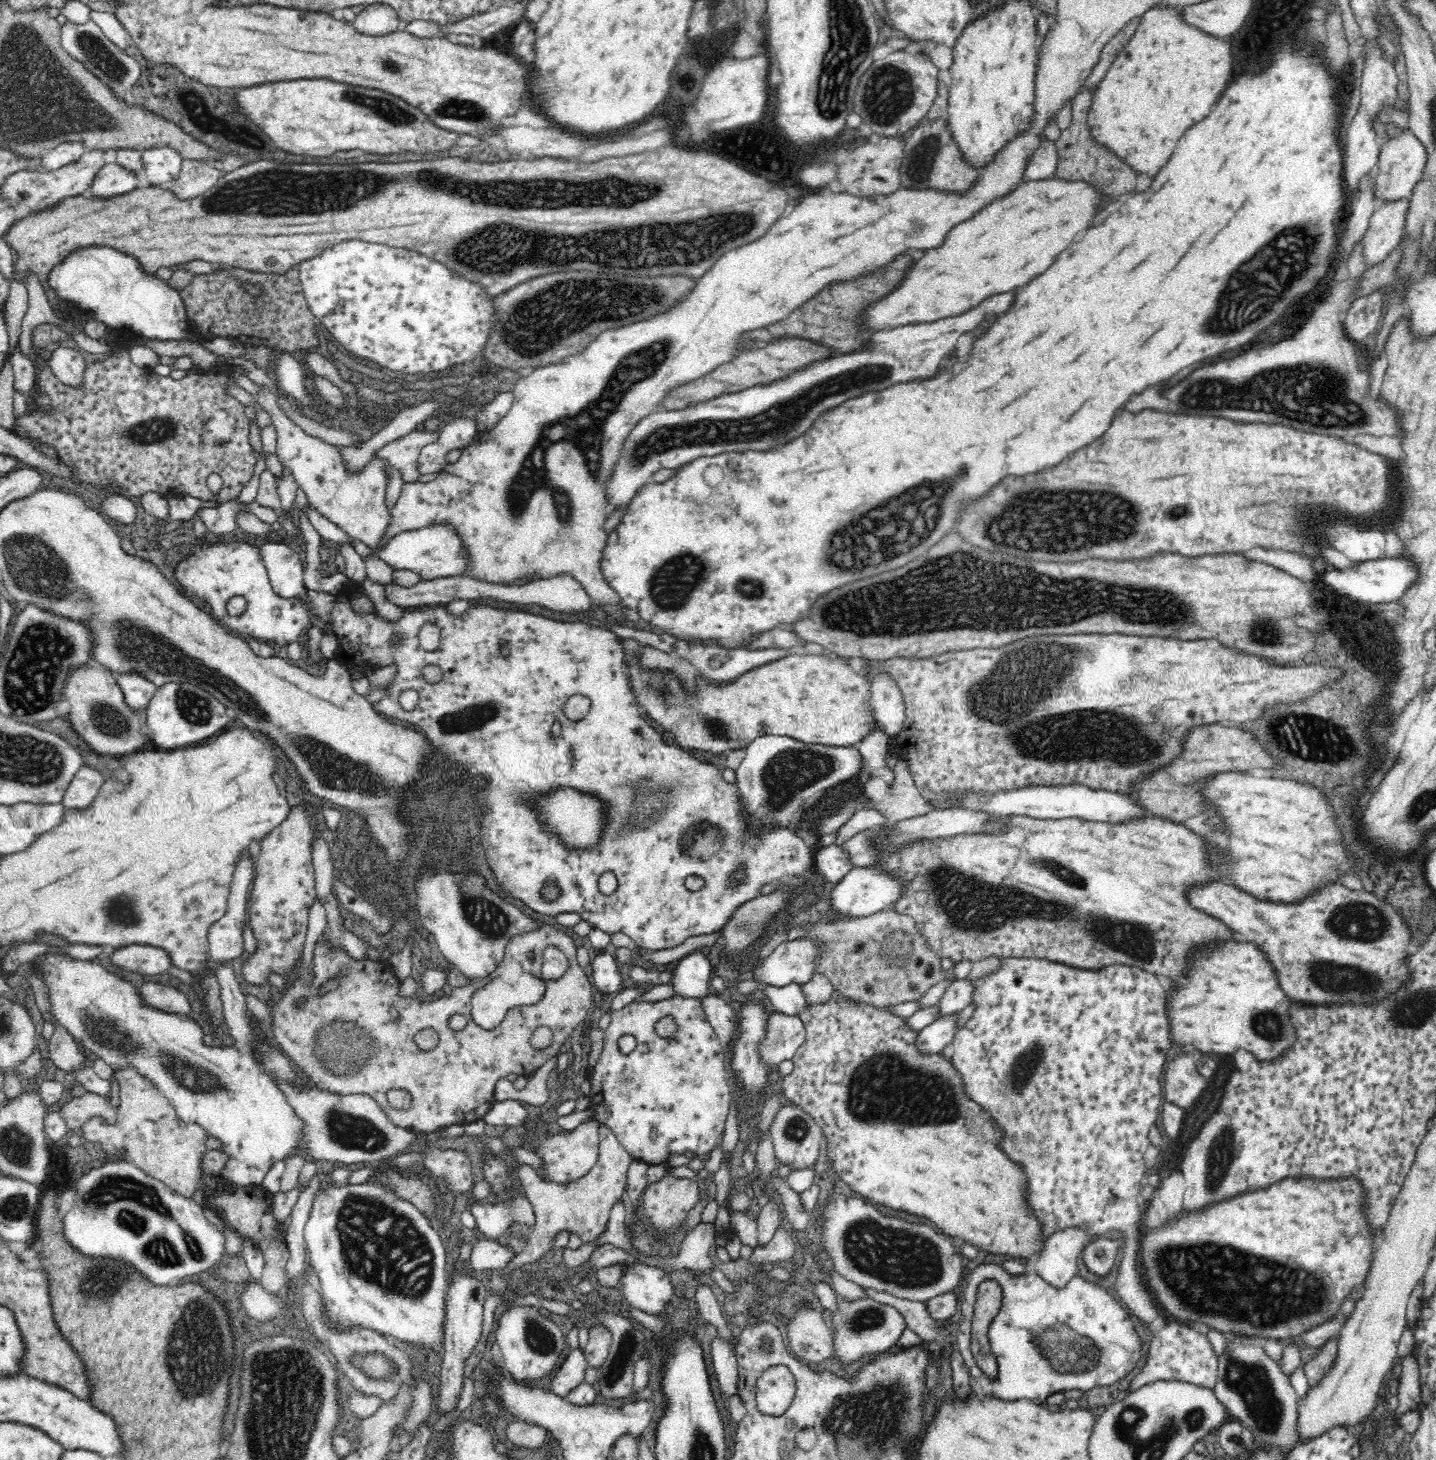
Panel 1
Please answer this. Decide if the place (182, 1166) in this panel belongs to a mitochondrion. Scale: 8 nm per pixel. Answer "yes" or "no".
yes

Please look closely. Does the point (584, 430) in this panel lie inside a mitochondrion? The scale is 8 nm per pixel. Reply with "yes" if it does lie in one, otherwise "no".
yes

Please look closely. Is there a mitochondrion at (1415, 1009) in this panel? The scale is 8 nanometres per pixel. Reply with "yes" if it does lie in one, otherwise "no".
yes

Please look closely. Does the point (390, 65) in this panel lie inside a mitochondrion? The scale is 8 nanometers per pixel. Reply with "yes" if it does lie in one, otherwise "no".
yes

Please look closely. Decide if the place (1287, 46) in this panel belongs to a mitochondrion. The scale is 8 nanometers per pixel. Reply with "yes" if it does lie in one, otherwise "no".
yes

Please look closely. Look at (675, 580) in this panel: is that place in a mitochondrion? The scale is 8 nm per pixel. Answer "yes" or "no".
yes

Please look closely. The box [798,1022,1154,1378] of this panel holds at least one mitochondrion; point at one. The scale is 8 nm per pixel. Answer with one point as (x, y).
(886, 1089)

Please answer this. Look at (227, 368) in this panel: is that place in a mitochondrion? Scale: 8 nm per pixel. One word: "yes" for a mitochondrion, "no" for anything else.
no

